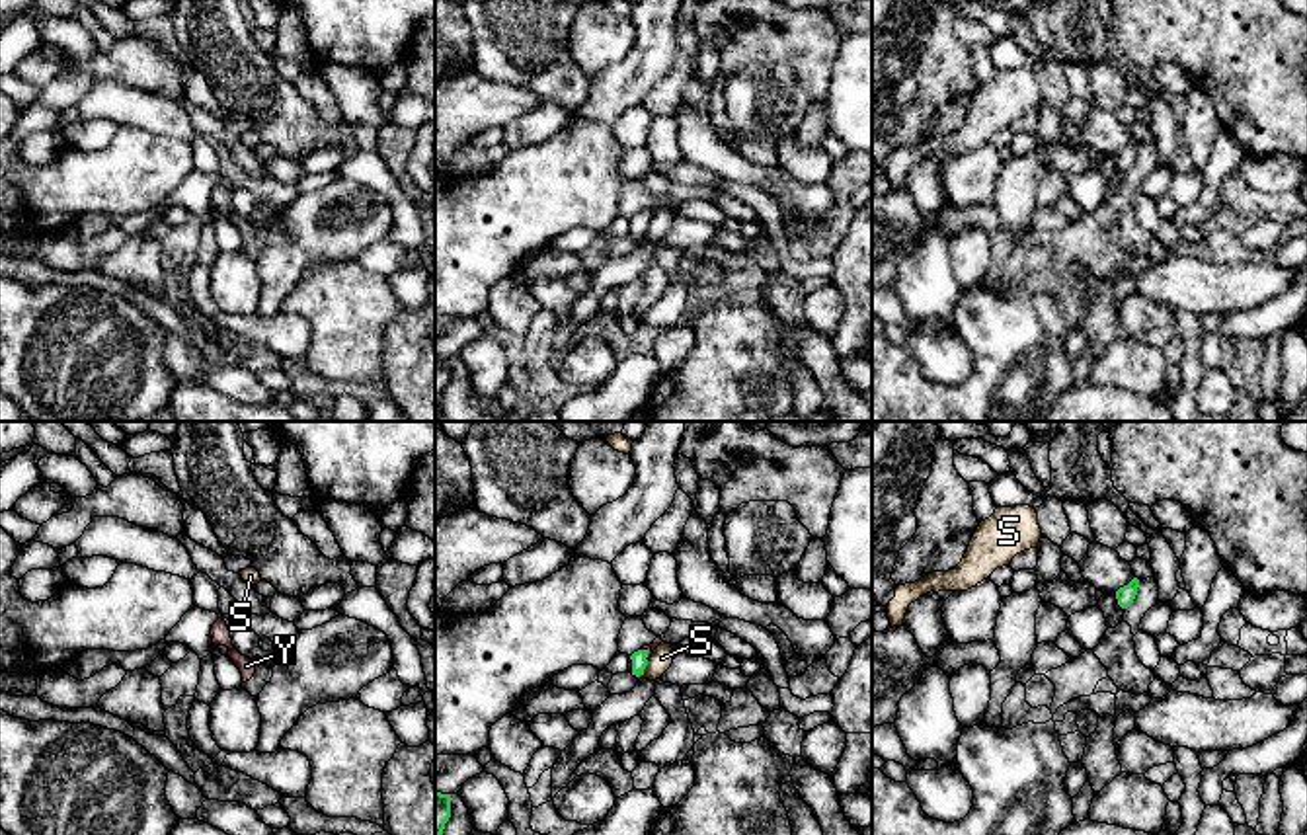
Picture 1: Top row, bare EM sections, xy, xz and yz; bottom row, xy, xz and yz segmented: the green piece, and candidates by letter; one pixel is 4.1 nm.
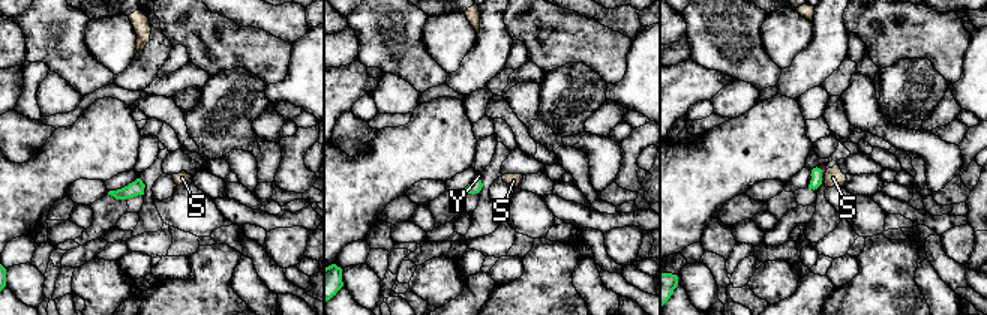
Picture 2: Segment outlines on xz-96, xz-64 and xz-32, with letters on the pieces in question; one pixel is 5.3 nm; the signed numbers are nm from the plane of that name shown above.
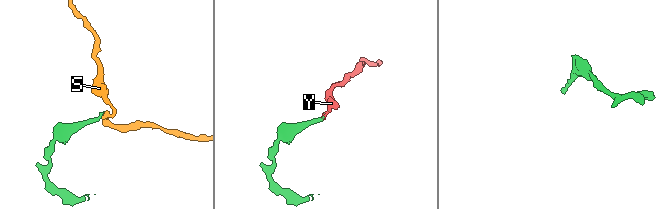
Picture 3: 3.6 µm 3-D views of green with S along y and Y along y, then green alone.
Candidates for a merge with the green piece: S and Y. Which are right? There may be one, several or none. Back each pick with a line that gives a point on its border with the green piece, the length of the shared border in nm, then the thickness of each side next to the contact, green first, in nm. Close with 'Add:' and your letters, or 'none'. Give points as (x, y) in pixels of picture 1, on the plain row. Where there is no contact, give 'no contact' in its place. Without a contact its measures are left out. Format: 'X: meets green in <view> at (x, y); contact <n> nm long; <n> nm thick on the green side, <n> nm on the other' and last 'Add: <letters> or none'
Y: meets green in xz at (633, 233); contact 90 nm long; 60 nm thick on the green side, 20 nm on the other
Add: Y

